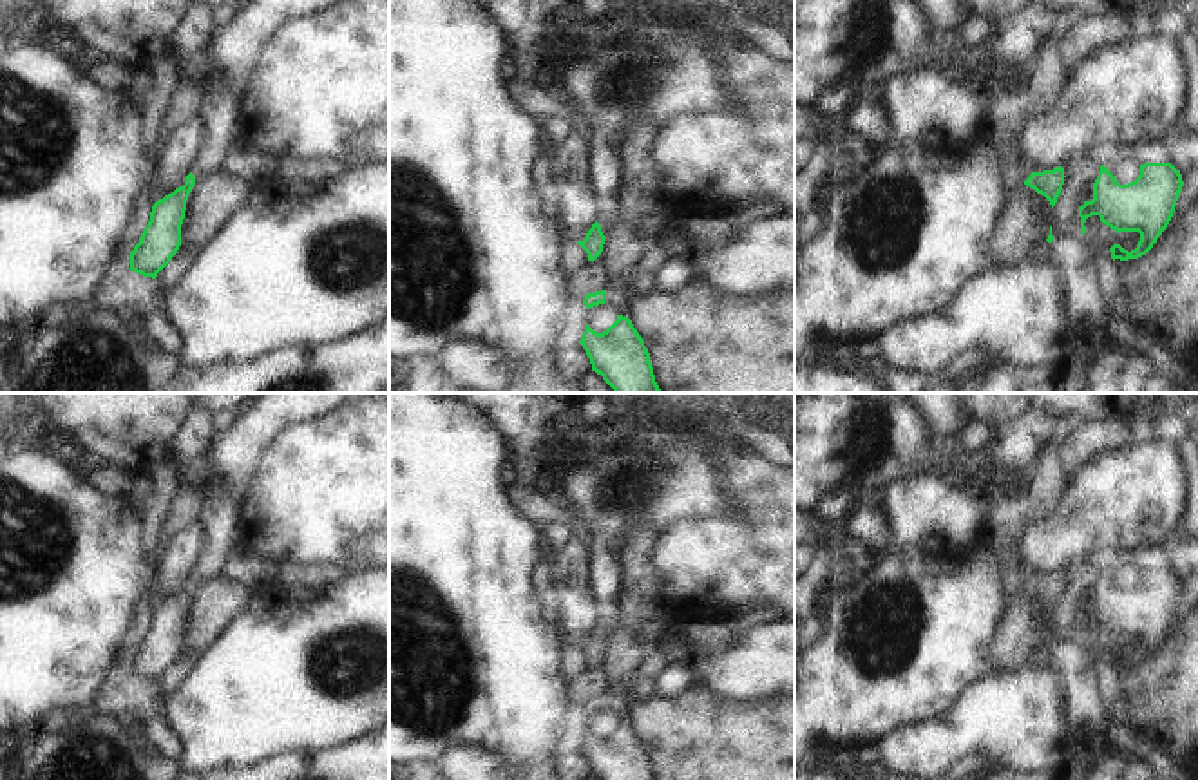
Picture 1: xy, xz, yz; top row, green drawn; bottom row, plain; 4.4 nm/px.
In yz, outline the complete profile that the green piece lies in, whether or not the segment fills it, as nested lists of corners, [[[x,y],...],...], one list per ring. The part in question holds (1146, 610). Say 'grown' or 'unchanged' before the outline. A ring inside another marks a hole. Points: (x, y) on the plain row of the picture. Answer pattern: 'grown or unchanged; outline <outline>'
unchanged; outline [[[1144,568],[1140,581],[1128,590],[1120,590],[1102,570],[1093,588],[1093,604],[1079,612],[1081,641],[1086,639],[1086,624],[1099,621],[1117,639],[1140,639],[1140,646],[1131,657],[1113,650],[1110,653],[1111,664],[1138,664],[1153,653],[1167,633],[1182,592],[1182,579],[1171,568]]]

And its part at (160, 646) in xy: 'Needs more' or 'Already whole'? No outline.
Needs more

